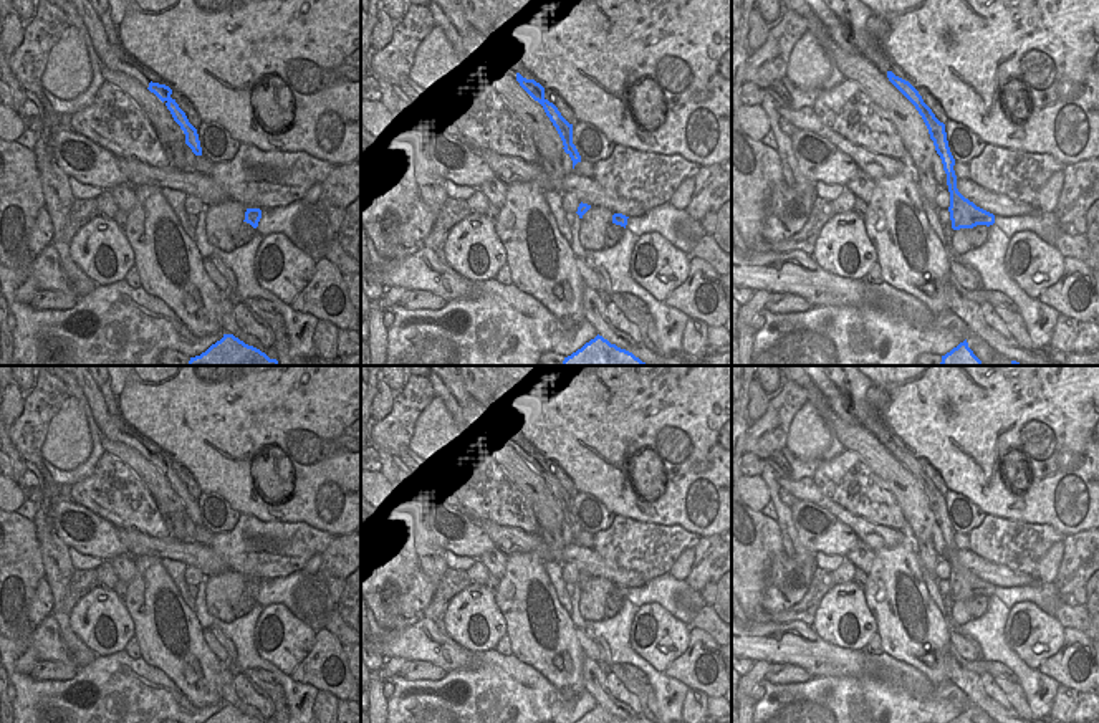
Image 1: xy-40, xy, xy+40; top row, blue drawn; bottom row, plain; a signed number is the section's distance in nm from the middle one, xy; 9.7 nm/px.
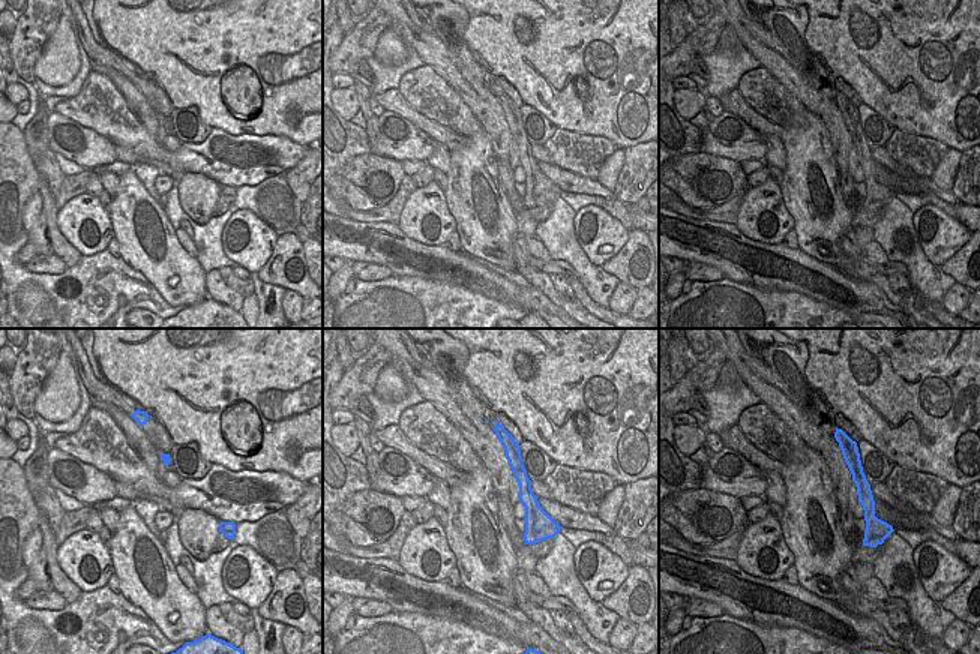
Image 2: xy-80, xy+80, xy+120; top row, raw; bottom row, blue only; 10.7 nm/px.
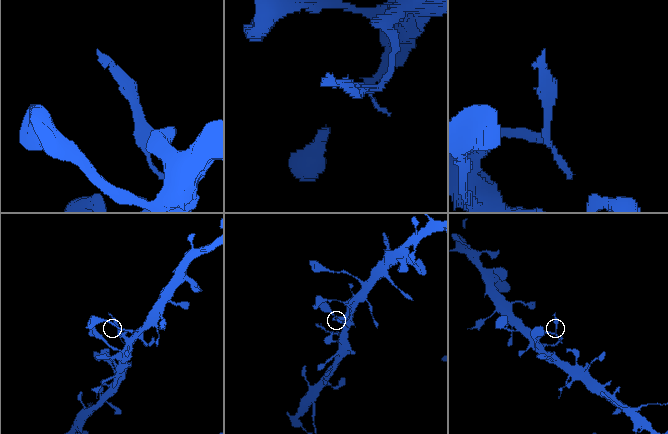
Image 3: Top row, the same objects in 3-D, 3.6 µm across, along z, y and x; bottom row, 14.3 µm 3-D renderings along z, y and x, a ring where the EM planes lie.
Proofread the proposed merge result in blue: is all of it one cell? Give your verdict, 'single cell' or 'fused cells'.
single cell

